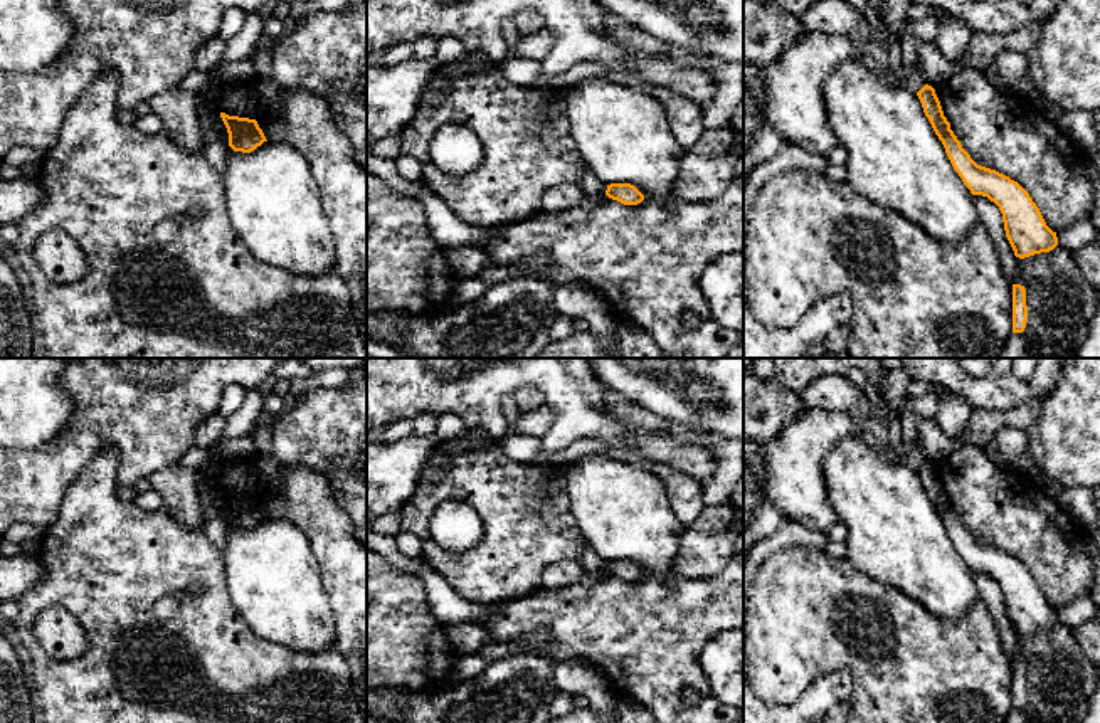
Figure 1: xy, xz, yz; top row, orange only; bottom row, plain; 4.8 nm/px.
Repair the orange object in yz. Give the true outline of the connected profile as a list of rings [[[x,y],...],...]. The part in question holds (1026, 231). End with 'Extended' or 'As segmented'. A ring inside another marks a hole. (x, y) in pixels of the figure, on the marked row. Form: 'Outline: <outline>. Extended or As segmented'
Outline: [[[925,84],[917,96],[964,185],[972,195],[987,197],[999,207],[1014,256],[1024,259],[1053,251],[1058,245],[1056,232],[1046,225],[1029,193],[1018,182],[970,158],[950,129],[932,86]]]. As segmented

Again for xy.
Outline: [[[220,113],[220,118],[229,133],[229,146],[234,151],[251,153],[266,140],[256,119],[229,116]]]. As segmented

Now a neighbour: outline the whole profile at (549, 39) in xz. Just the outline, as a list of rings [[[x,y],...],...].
[[[545,27],[533,35],[528,37],[521,35],[513,54],[515,57],[533,59],[540,62],[543,57],[550,54],[553,45],[555,45],[555,39],[552,32]]]

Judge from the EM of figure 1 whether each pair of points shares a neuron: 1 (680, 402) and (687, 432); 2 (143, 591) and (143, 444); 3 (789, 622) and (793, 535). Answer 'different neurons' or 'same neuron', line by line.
1: different neurons
2: different neurons
3: different neurons

